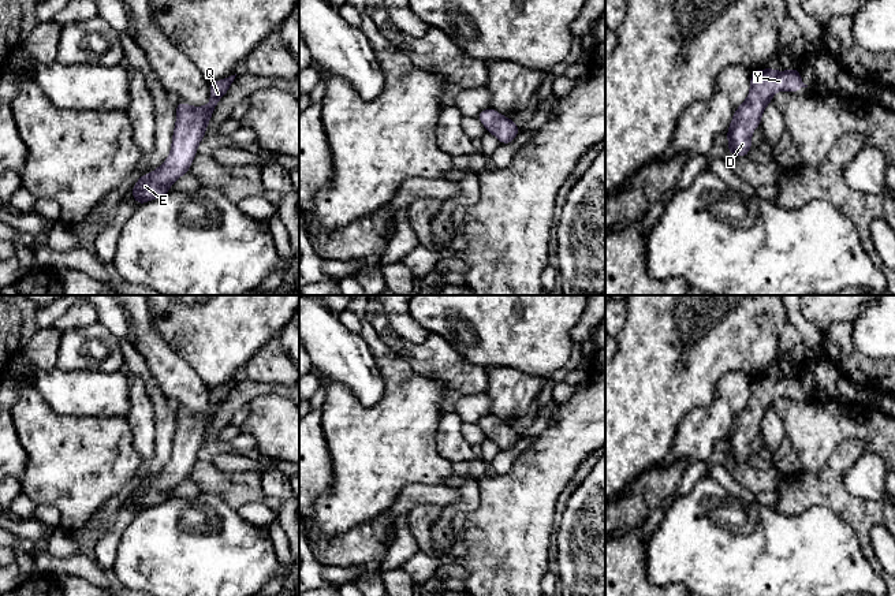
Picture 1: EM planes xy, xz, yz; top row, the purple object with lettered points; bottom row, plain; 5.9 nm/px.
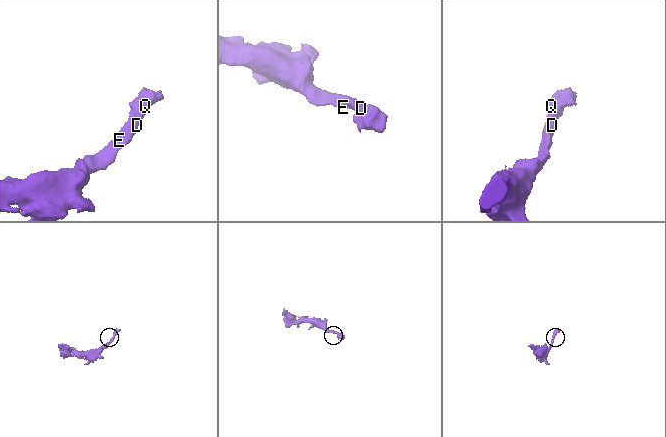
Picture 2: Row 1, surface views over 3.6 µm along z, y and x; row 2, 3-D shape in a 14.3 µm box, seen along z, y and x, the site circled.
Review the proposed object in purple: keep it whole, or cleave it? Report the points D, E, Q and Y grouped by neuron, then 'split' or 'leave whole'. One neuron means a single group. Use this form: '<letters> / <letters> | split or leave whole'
D E Q Y | leave whole

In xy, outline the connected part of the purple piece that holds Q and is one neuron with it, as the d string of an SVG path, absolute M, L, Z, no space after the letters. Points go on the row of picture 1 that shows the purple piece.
M235 75L209 82L210 101L205 107L190 107L179 101L176 104L176 123L172 135L171 153L168 159L148 175L139 175L138 183L131 194L138 205L165 195L172 183L189 172L197 154L197 148L205 137L205 128L210 122L219 100L231 87Z

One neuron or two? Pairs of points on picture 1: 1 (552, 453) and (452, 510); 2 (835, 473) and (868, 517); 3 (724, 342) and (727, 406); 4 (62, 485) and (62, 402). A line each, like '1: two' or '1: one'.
1: two
2: one
3: two
4: two

